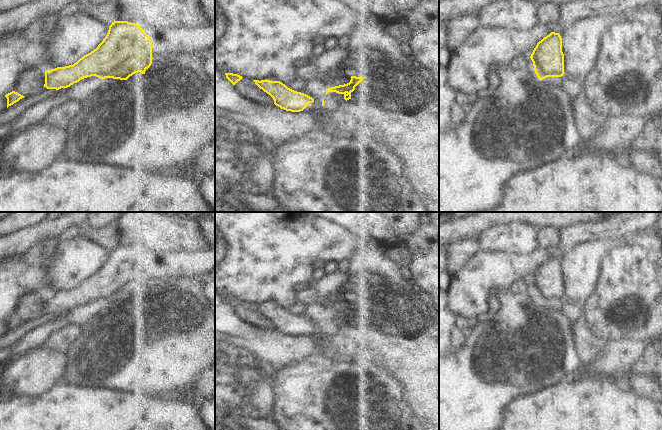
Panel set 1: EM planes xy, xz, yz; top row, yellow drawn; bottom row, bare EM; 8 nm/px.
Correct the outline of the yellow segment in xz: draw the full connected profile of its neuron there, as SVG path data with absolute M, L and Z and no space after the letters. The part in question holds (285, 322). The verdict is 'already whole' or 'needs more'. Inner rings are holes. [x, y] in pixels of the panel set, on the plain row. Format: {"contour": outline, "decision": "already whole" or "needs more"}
{"contour": "M267 303L253 305L260 313L273 322L276 330L286 335L300 336L303 335L309 327L314 326L312 321L294 315L280 305L270 305Z", "decision": "already whole"}

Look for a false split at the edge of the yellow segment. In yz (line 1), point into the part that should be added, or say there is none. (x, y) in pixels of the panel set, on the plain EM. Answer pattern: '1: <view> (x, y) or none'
1: none

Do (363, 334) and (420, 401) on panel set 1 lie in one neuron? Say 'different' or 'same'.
same

